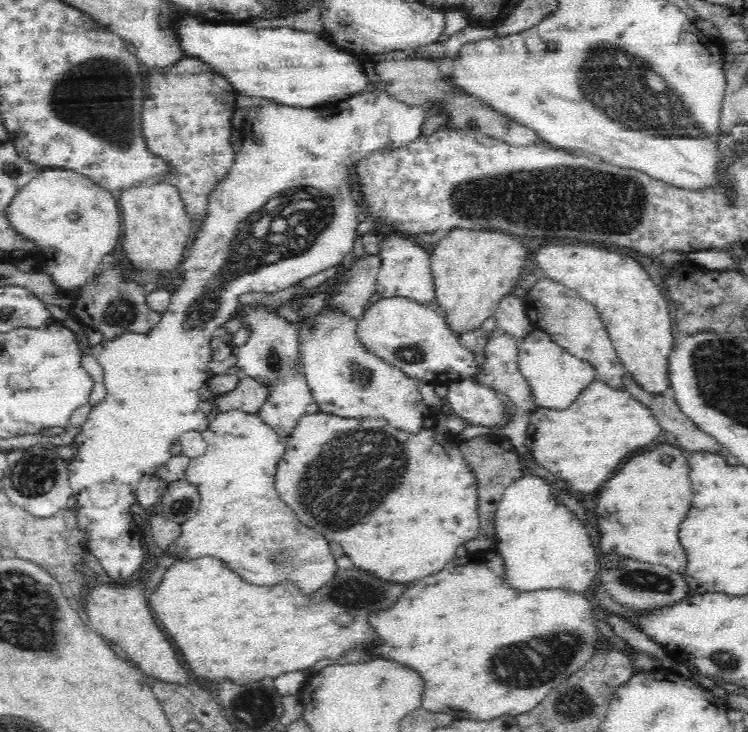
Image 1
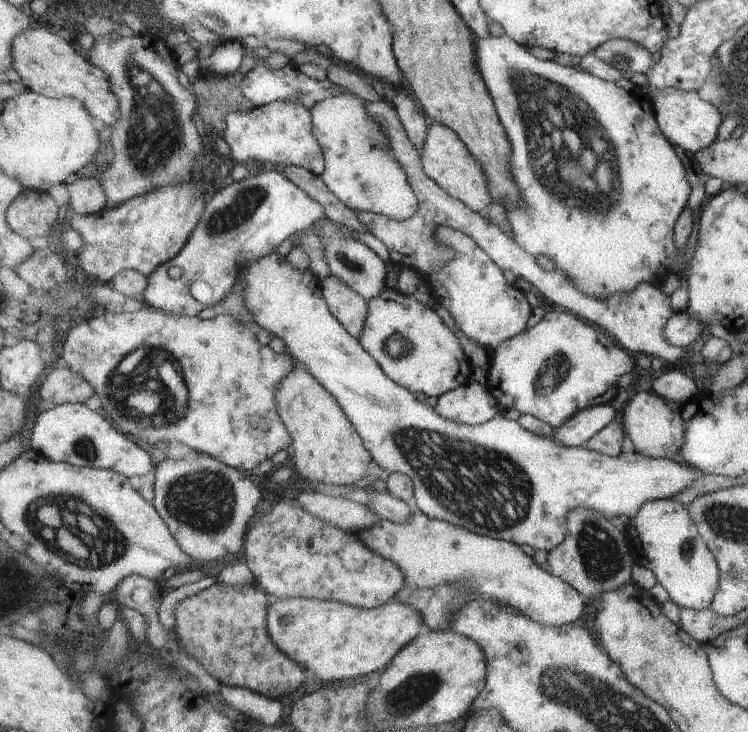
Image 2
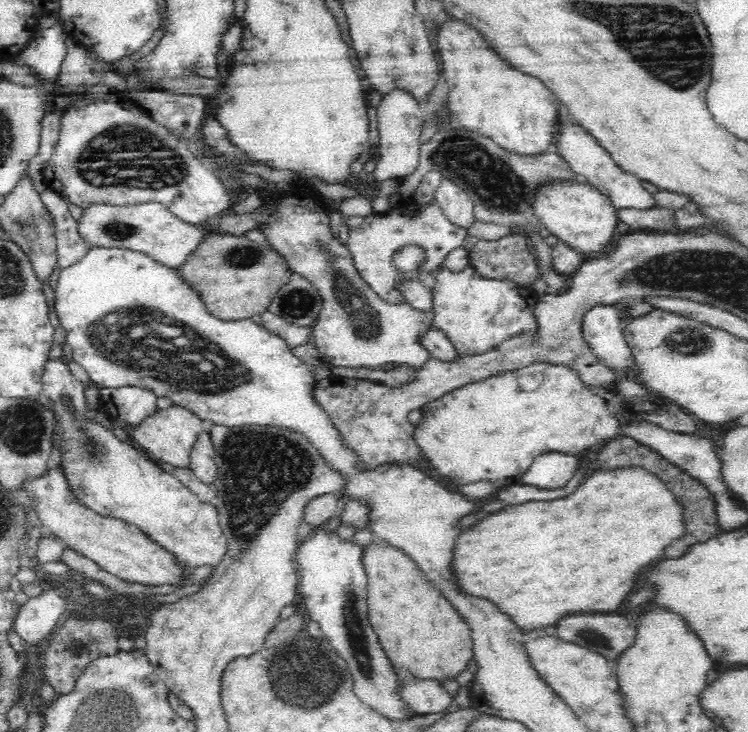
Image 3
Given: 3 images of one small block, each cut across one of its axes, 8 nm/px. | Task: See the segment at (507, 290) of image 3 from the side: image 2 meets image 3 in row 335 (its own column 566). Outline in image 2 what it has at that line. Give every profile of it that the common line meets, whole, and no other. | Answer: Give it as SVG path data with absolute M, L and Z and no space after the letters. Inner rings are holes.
M275 252L275 254L267 256L267 258L259 260L259 262L253 262L253 264L245 270L243 280L245 280L243 302L245 302L245 308L253 314L254 320L261 324L263 328L269 330L269 332L273 332L272 335L276 336L278 344L284 345L287 354L295 357L299 362L304 364L309 374L316 377L317 382L320 382L326 389L333 393L333 396L336 396L337 402L339 402L341 408L344 408L345 414L360 432L361 438L364 440L365 448L371 451L371 456L375 464L377 464L381 470L387 470L390 473L403 473L413 480L417 509L434 519L457 524L457 526L461 526L461 528L467 528L471 532L483 534L483 536L503 538L503 540L521 546L528 544L534 550L545 550L547 553L550 553L552 550L555 550L555 548L559 548L560 544L564 543L568 532L568 514L575 510L575 508L587 508L587 510L593 510L593 512L597 512L597 514L601 514L601 516L605 514L605 518L609 519L613 518L613 516L627 516L627 518L633 518L639 508L649 500L670 499L689 488L695 479L705 475L703 472L699 472L699 470L694 470L691 466L686 466L680 460L649 458L641 456L640 453L634 453L633 451L631 453L619 453L612 457L601 454L600 452L595 452L594 450L589 450L584 446L570 447L564 444L557 444L557 441L553 440L552 436L537 436L537 434L525 430L525 428L519 424L518 420L509 420L509 418L504 418L503 415L495 417L491 422L477 426L457 424L457 421L447 420L447 418L441 416L440 412L437 412L434 406L429 406L429 404L425 404L424 401L417 400L415 394L409 392L408 388L403 388L403 386L397 384L397 381L391 380L389 376L385 374L381 365L377 364L373 356L363 348L360 340L355 338L355 336L337 320L336 316L333 316L333 312L328 306L328 301L325 300L321 280L311 272L309 266L305 269L292 267L288 261L285 262L285 260Z

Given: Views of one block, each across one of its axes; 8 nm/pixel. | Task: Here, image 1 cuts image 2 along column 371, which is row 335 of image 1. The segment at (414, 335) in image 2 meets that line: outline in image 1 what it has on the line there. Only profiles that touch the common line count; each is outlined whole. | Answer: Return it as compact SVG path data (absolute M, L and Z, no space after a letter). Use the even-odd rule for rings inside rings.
M334 311L329 315L322 315L320 312L314 318L301 322L299 353L308 388L319 410L342 418L386 421L392 425L392 428L410 434L418 434L422 429L434 428L436 413L424 402L418 388L419 381L408 377L400 369L388 365L378 357L372 356L372 353L364 352L364 349L360 348L360 341L356 341L357 322L358 319L344 315L340 311Z

